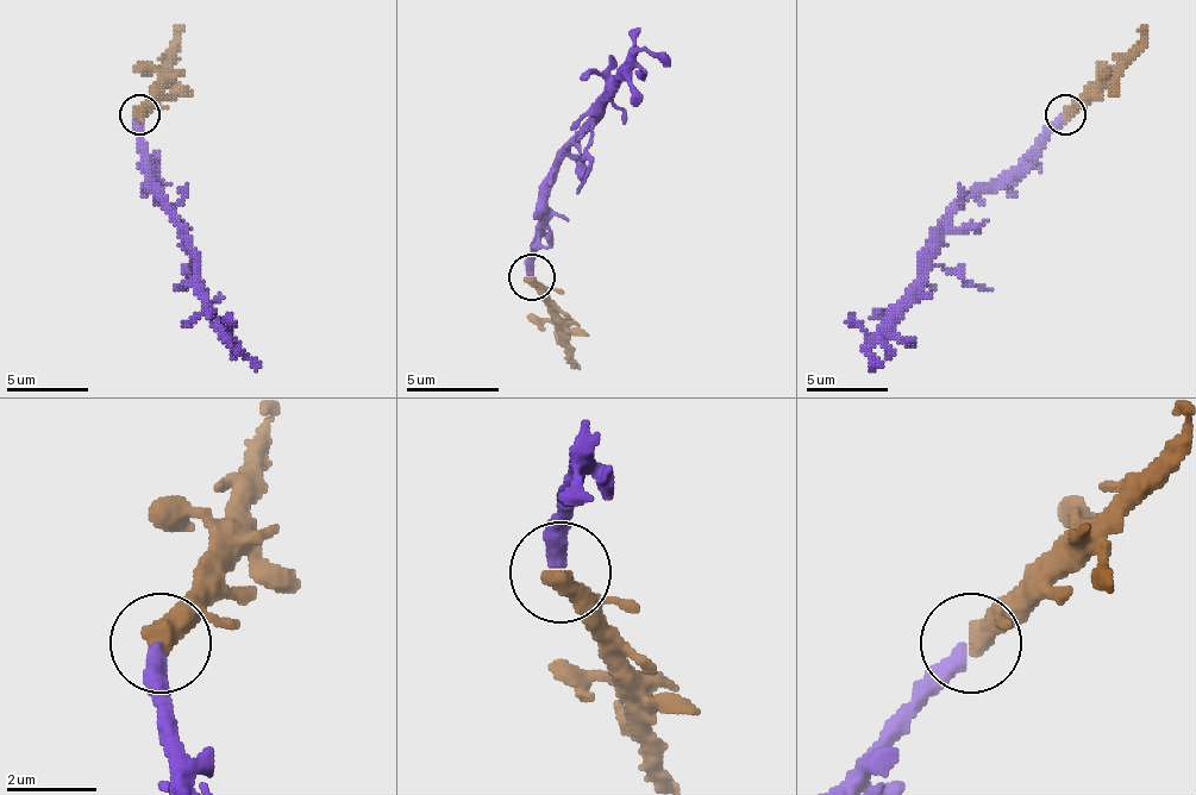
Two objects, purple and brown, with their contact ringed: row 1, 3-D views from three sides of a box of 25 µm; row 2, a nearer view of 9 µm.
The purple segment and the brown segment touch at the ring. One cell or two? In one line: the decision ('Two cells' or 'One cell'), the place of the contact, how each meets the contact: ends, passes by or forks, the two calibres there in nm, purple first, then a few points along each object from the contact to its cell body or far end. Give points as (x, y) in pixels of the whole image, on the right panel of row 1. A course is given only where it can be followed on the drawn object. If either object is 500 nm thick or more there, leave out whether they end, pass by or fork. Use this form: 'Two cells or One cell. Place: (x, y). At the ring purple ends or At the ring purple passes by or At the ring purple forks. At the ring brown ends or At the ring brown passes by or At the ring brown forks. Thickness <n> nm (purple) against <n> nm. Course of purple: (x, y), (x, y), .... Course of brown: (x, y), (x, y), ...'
One cell. Place: (1065, 114). Thickness 360 nm (purple) against 550 nm. Course of purple: (1065, 116), (1020, 164), (971, 196), (951, 217), (931, 261), (927, 286), (866, 350), (882, 367). Course of brown: (1065, 116), (1121, 58), (1146, 26)

